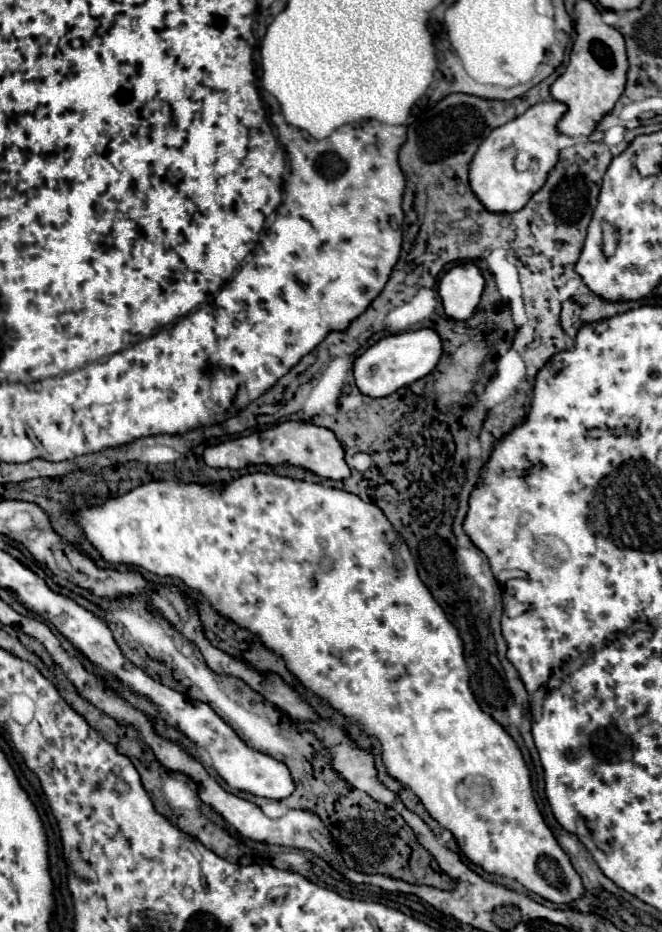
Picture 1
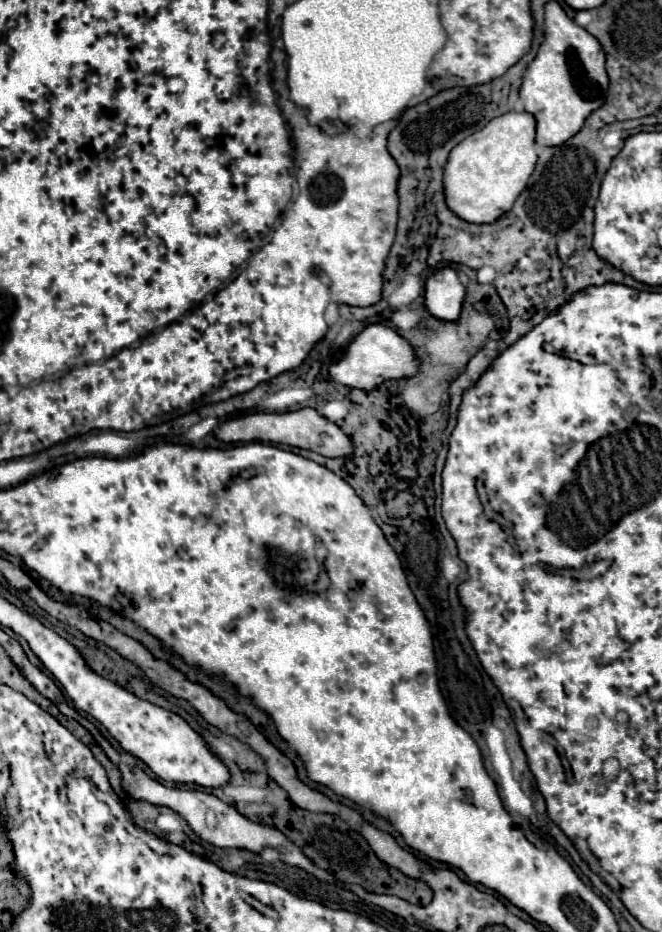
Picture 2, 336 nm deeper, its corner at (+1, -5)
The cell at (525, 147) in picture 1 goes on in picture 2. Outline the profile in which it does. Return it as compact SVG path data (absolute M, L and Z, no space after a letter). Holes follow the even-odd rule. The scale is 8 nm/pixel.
M527 112L497 116L451 150L443 168L445 204L453 214L467 222L495 222L511 210L517 196L525 190L535 162L535 118Z

